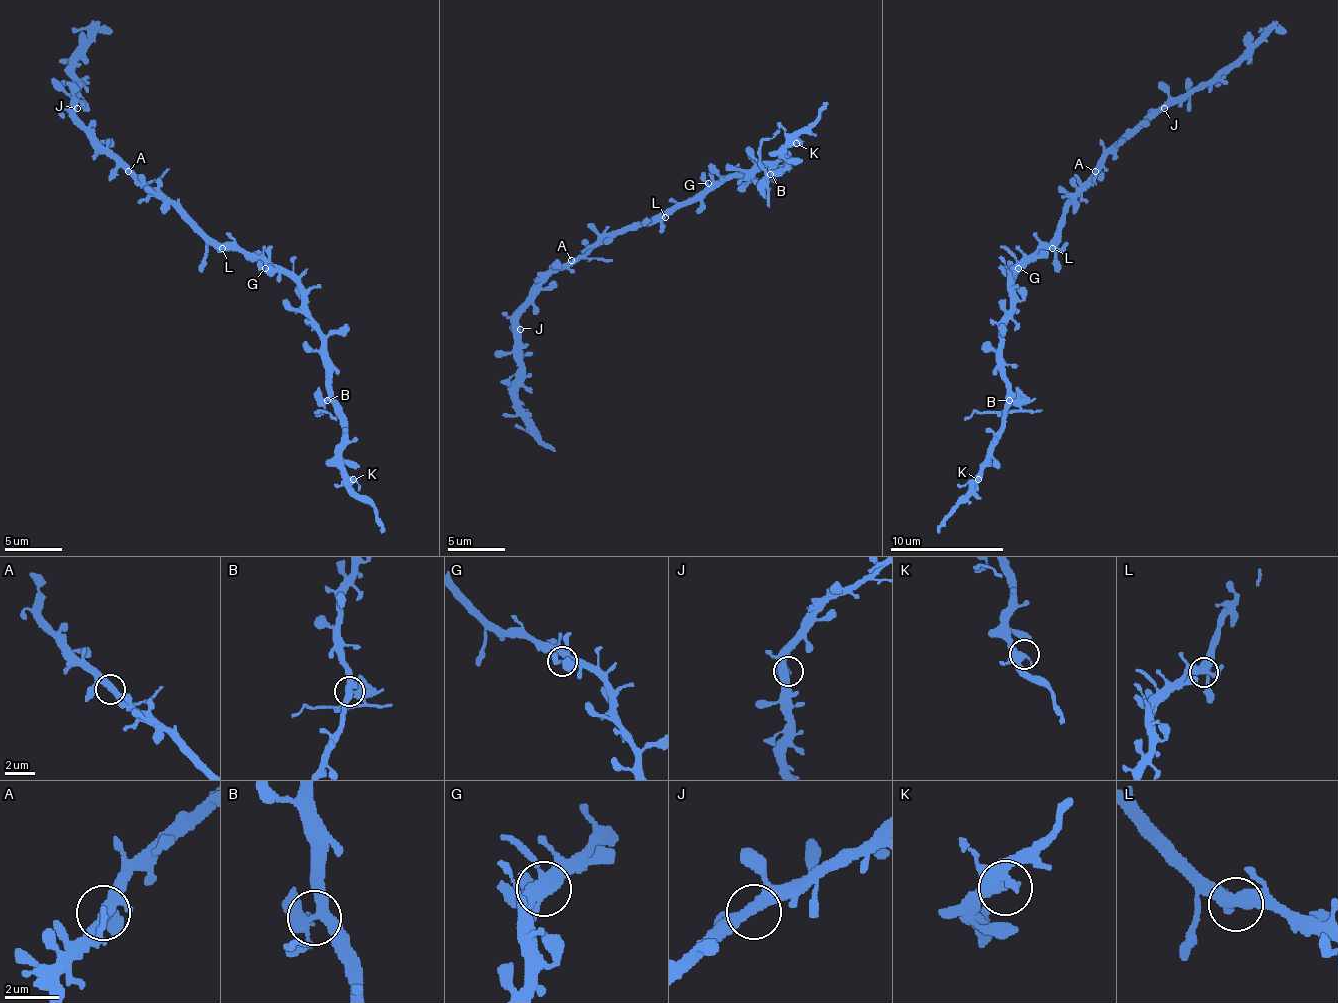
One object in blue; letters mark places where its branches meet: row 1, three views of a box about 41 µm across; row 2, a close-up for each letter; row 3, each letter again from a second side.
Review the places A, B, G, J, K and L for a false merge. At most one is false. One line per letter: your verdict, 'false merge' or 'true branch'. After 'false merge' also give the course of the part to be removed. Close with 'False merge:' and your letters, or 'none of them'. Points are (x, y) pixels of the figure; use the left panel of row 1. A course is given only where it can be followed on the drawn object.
A: true branch
B: false merge
G: true branch
J: true branch
K: true branch
L: true branch
False merge: B

